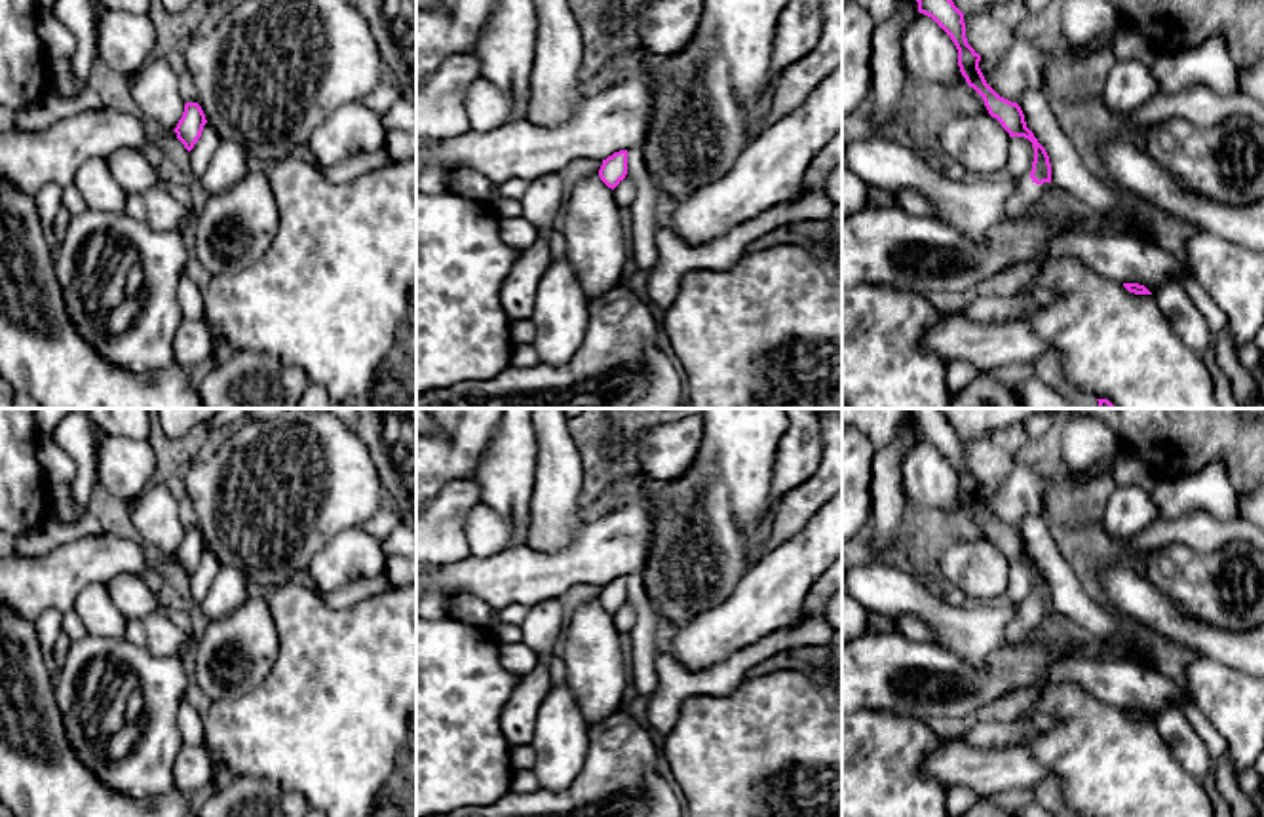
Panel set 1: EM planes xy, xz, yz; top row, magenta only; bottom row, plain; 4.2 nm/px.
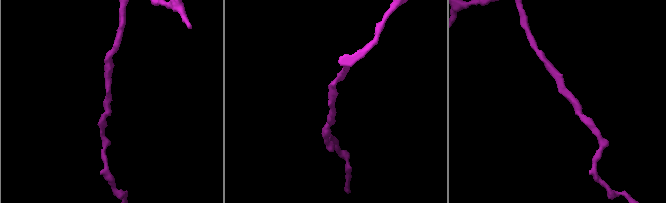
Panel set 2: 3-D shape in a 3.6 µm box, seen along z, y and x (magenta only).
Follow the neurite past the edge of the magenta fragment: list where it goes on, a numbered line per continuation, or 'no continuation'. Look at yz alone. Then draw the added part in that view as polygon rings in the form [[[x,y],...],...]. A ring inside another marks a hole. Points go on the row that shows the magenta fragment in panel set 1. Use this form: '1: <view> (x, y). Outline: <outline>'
no continuation

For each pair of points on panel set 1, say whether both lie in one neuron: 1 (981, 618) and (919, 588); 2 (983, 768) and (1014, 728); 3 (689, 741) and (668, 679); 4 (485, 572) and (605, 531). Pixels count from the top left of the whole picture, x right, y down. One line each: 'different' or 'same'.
1: same
2: different
3: different
4: same

